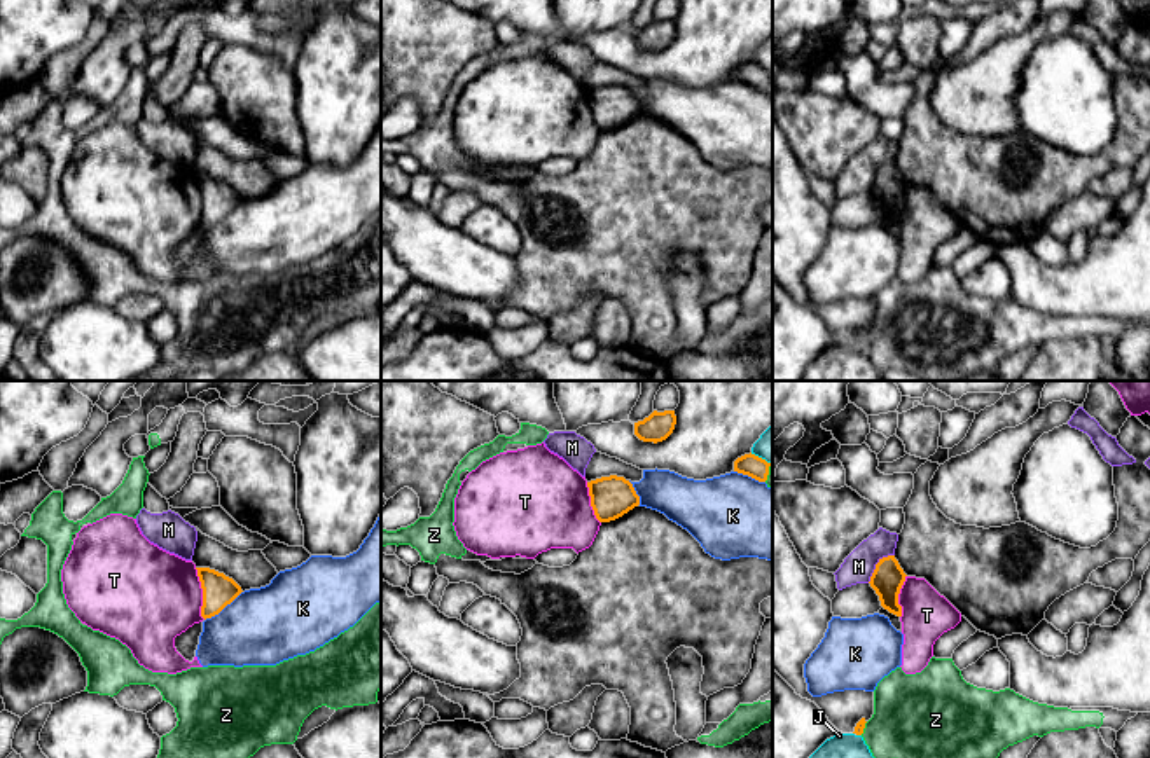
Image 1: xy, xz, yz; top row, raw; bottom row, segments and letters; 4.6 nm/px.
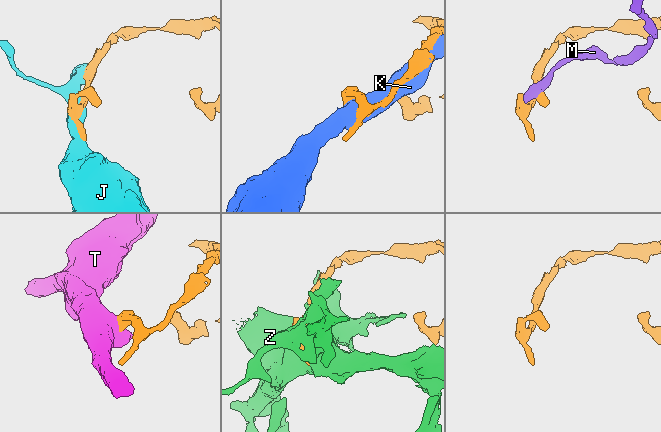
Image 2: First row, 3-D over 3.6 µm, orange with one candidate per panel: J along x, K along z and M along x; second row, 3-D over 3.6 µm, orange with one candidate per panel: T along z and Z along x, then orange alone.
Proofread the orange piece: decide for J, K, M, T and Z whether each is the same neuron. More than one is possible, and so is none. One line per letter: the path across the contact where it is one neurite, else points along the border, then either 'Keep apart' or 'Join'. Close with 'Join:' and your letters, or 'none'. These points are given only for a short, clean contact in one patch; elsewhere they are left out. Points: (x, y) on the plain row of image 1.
J: Keep apart
K: Keep apart
M: Boundary: yz (893, 163), (885, 165), (876, 173), (867, 191). Keep apart
T: Boundary: xy (194, 177), (200, 187), (201, 224), (205, 227). Keep apart
Z: Keep apart
Join: none

